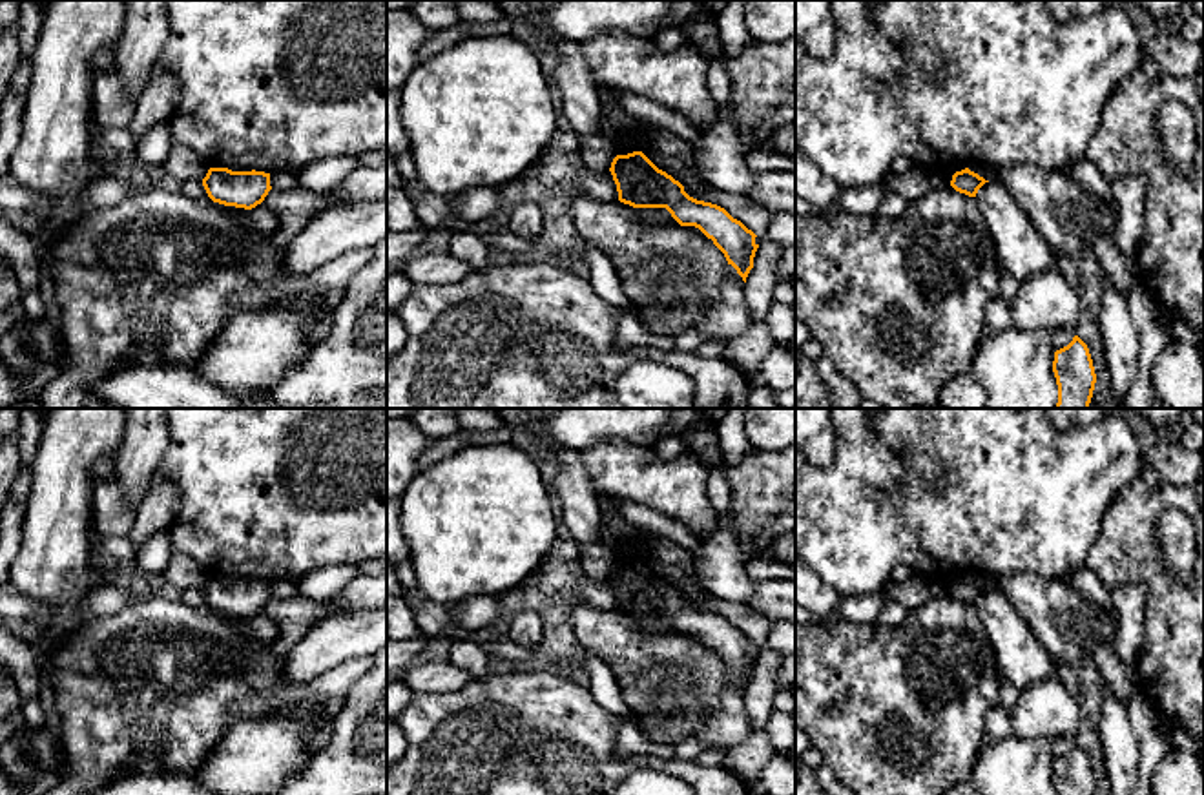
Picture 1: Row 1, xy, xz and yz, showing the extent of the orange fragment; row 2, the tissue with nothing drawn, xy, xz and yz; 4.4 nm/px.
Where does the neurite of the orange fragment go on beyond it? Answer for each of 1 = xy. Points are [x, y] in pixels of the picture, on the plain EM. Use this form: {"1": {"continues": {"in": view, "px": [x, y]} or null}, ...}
{"1": {"continues": null}}

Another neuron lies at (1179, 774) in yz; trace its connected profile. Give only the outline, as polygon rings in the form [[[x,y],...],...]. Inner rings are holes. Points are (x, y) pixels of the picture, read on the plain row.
[[[1175,749],[1151,775],[1153,795],[1204,795],[1204,769],[1199,757]]]

